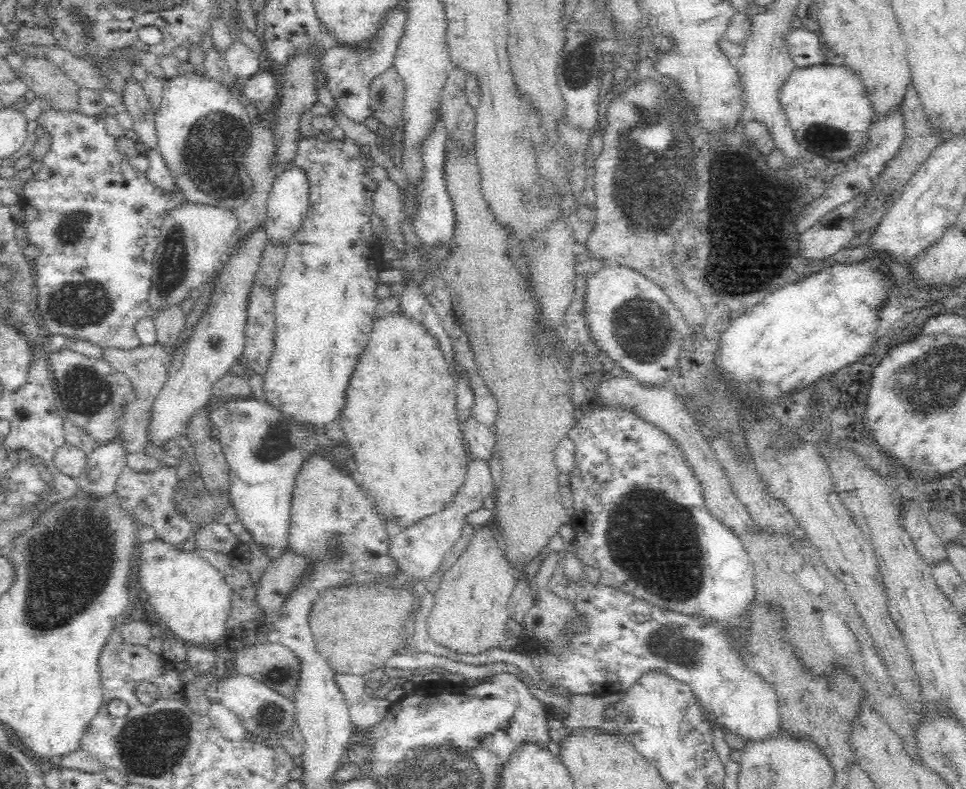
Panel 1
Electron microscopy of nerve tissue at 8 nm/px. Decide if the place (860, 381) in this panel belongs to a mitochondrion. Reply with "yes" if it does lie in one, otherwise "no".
no

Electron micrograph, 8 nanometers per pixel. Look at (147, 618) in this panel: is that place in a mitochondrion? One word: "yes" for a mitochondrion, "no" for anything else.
no

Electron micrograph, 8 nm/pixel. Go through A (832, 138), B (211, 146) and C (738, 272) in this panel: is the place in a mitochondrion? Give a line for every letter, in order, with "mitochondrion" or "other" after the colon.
A: mitochondrion
B: mitochondrion
C: mitochondrion

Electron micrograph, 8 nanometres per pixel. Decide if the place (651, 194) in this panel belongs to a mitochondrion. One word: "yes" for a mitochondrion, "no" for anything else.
yes

